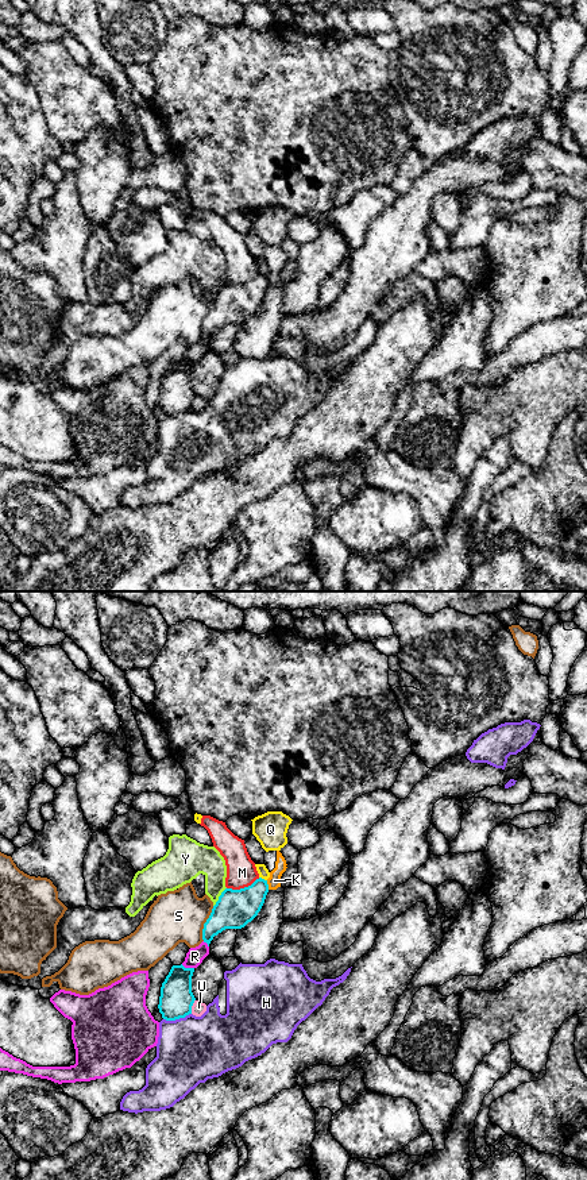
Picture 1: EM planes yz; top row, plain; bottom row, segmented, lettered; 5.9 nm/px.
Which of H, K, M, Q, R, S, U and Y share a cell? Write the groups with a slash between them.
H / K / M / Q / R / S / U / Y

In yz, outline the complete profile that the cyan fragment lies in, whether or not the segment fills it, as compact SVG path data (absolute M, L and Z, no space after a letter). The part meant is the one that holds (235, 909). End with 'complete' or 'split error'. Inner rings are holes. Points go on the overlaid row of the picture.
M262 878L240 890L225 888L204 923L204 942L209 946L213 937L223 930L244 928L260 911L267 892L267 880Z; complete

